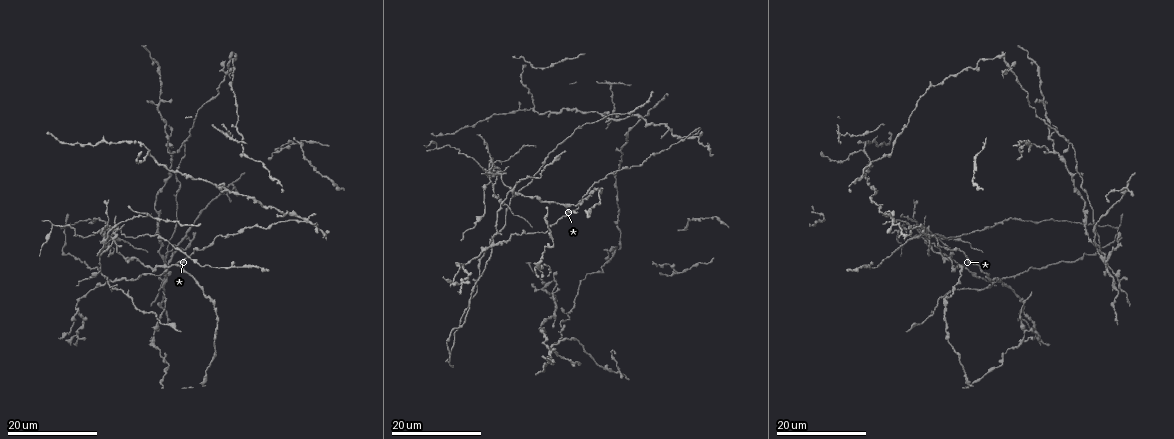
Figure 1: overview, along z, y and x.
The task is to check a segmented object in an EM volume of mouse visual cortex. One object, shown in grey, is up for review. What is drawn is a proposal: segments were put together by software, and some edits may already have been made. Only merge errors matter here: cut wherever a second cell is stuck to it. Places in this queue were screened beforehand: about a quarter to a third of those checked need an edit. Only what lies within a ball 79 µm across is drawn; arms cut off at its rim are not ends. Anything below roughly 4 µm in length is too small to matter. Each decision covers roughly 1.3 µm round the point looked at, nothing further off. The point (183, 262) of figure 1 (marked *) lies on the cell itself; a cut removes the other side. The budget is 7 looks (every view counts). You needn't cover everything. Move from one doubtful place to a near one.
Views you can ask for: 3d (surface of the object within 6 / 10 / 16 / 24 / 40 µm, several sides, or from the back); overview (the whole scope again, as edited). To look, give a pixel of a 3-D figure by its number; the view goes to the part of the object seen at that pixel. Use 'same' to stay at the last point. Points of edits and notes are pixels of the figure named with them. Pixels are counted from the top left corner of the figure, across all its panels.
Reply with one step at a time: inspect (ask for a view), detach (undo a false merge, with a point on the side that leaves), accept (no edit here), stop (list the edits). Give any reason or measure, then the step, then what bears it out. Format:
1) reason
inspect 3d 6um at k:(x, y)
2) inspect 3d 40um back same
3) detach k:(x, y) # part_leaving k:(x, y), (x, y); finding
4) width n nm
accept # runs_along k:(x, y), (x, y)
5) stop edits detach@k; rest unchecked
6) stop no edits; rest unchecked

calibre changes
inspect 3d 16um at 1:(546, 247)

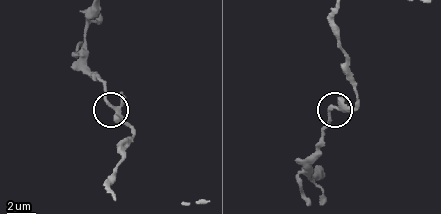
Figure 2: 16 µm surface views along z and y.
inspect 3d 6um at 2:(108, 100)

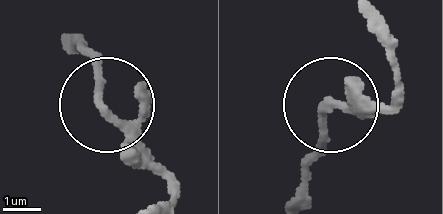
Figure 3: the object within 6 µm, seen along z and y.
accept # continuous, no second cell

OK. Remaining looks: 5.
four-way junction
inspect 3d 16um at 1:(554, 299)

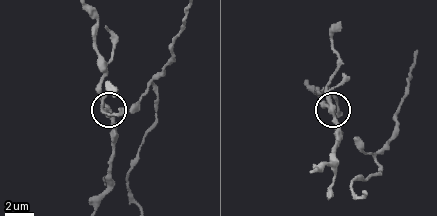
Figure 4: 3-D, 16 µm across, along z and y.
inspect 3d 10um at 4:(329, 107)

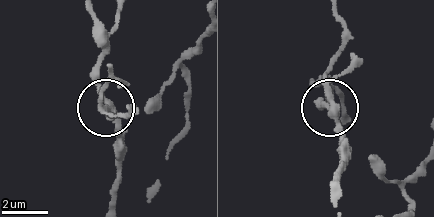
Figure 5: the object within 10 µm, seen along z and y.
accept # runs_along 5:(335, 189), (340, 134), (323, 77), (329, 61); one cell here

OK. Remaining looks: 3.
a fork
inspect 3d 16um at 1:(289, 143)

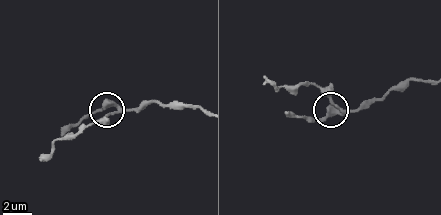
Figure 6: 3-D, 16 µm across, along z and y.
zoom in
inspect 3d 6um at 6:(335, 106)

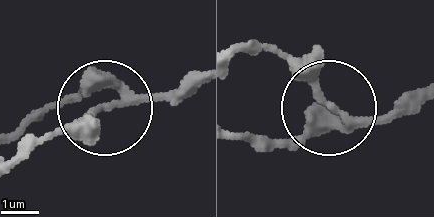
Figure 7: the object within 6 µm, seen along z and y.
arms 3
accept # all the same cell

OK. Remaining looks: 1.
stop no edits; rest unchecked

